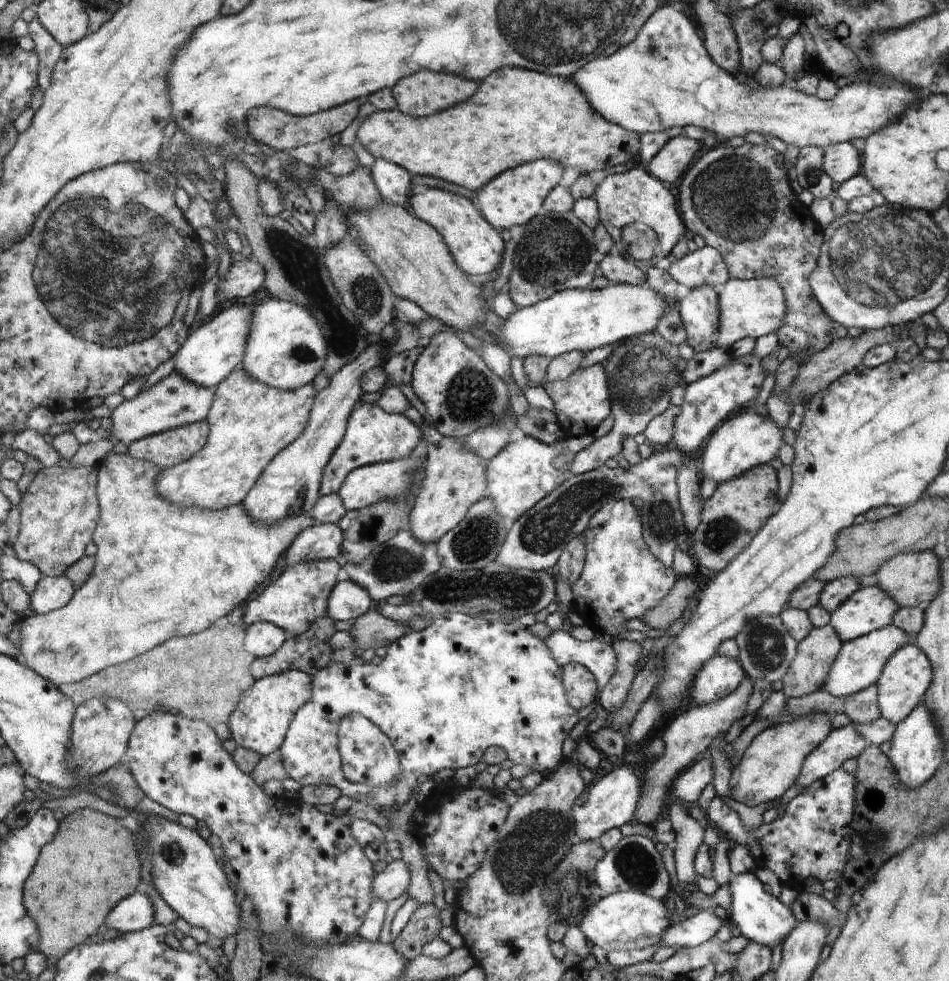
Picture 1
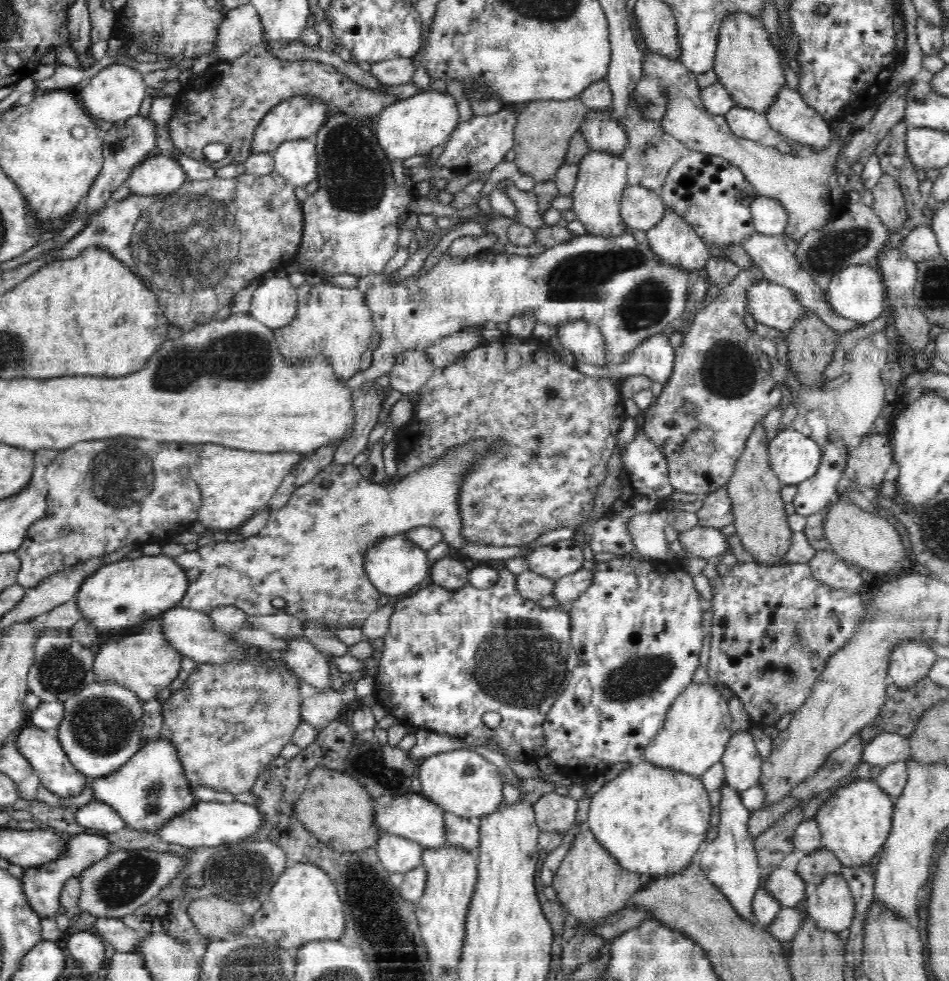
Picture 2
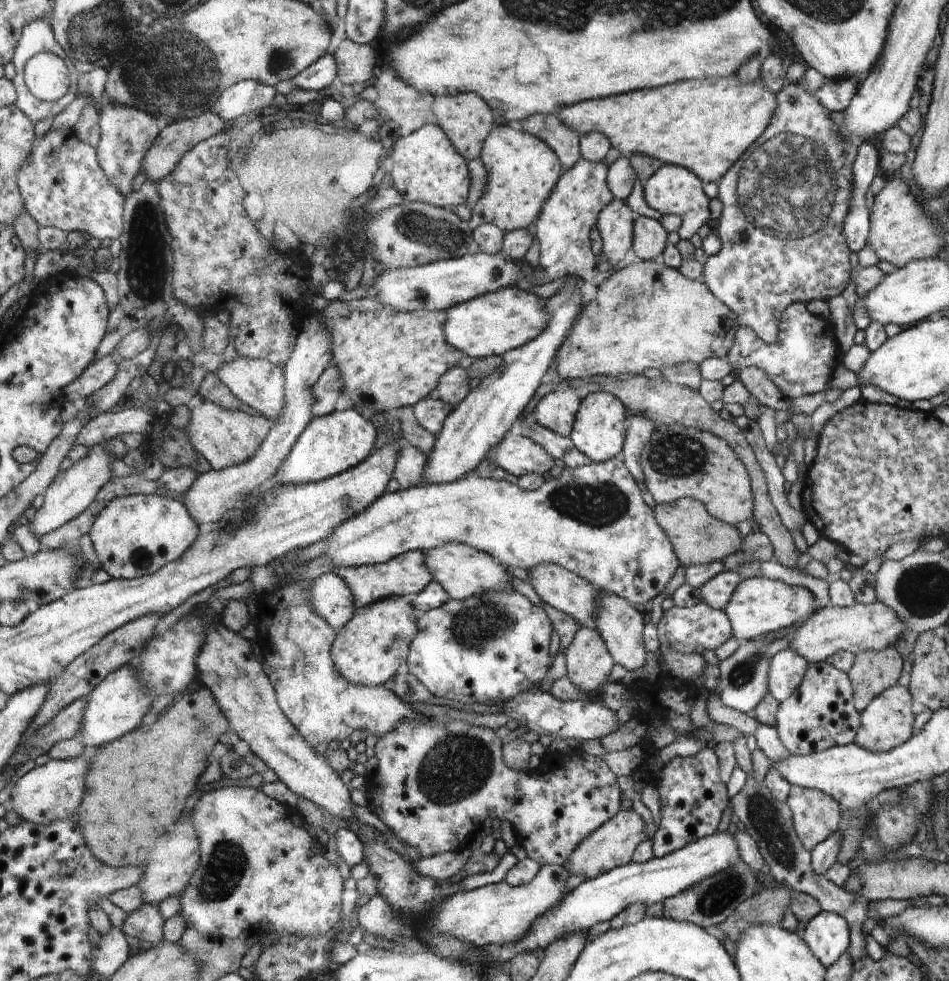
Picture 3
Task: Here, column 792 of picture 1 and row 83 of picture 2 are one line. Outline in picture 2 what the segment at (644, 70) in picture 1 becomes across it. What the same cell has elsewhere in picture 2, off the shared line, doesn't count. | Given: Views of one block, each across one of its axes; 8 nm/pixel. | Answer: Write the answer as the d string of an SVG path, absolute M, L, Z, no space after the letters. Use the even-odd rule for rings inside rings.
M113 63L101 69L90 79L87 87L80 90L81 104L96 121L106 120L118 123L138 115L142 100L146 98L144 75L137 69L124 64Z

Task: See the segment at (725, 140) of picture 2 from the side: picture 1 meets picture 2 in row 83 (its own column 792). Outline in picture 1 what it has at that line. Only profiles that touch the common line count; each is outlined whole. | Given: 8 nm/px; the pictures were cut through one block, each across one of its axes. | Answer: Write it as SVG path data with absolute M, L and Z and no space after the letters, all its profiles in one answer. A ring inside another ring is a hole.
M828 623L828 626L822 628L813 627L813 632L797 644L798 652L796 652L794 660L790 663L788 672L782 678L781 691L787 698L800 698L800 696L814 694L814 692L822 690L826 684L826 678L829 677L830 668L837 660L837 654L844 643L838 638L837 630L834 630L834 627Z

